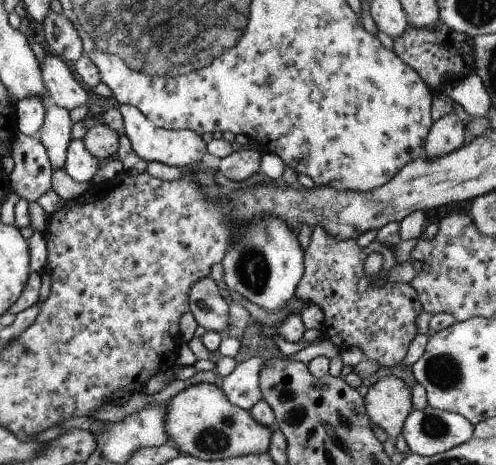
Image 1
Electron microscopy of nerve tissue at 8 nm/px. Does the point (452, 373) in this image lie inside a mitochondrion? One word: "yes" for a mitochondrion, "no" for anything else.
yes

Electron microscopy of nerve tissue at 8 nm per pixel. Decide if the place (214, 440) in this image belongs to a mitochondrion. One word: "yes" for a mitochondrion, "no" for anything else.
yes

